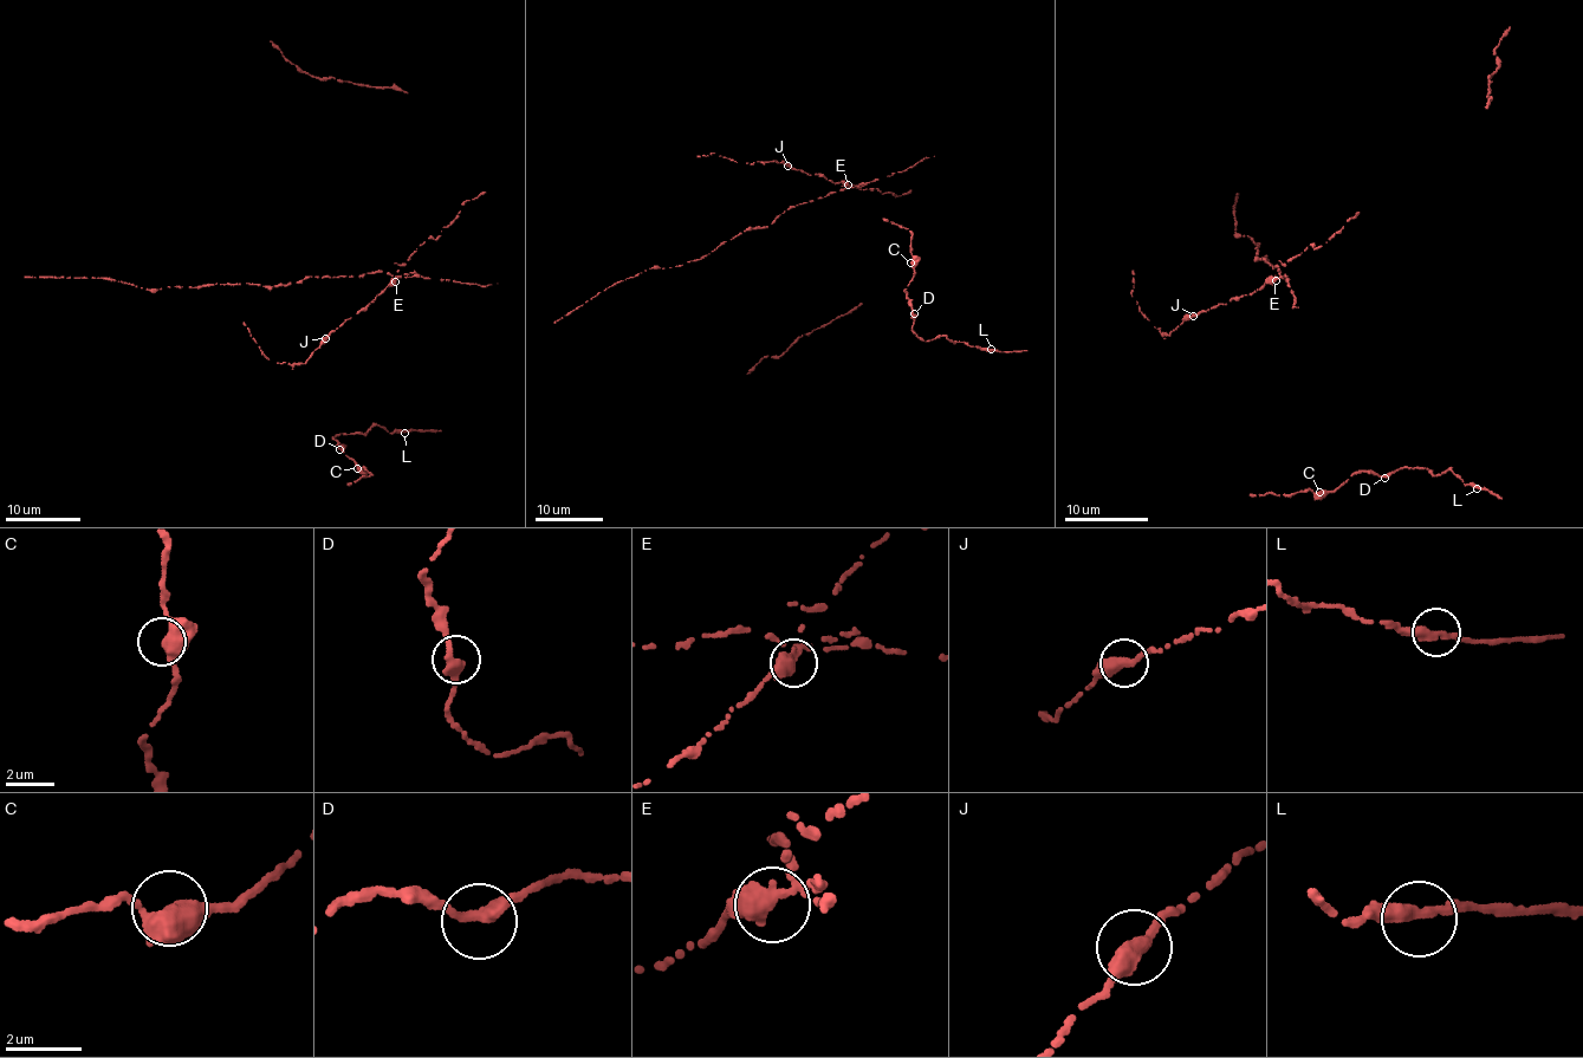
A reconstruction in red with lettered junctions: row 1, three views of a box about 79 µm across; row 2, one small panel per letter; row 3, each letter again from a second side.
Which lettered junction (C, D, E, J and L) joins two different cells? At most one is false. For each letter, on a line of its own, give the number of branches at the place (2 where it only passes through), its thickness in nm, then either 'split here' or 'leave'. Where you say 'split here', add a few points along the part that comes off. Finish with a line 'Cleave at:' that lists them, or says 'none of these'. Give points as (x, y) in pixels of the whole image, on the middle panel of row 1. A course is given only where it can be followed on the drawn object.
C: 3 | 320 nm | leave
D: 2 | 360 nm | leave
E: 3 | 320 nm | split here | (849, 185), (791, 207), (766, 227), (751, 228), (721, 242), (699, 259), (649, 268), (612, 283), (553, 323)
J: 2 | 340 nm | leave
L: 2 | 340 nm | leave
Cleave at: E

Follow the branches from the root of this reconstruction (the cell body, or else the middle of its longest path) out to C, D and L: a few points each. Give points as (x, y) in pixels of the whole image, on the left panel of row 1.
C: (359, 476), (371, 473), (363, 466), (361, 471), (357, 468)
D: (359, 476), (371, 473), (363, 466), (355, 466), (343, 446), (339, 449)
L: (359, 476), (371, 473), (355, 466), (332, 439), (341, 433), (365, 434), (371, 426), (404, 433)

